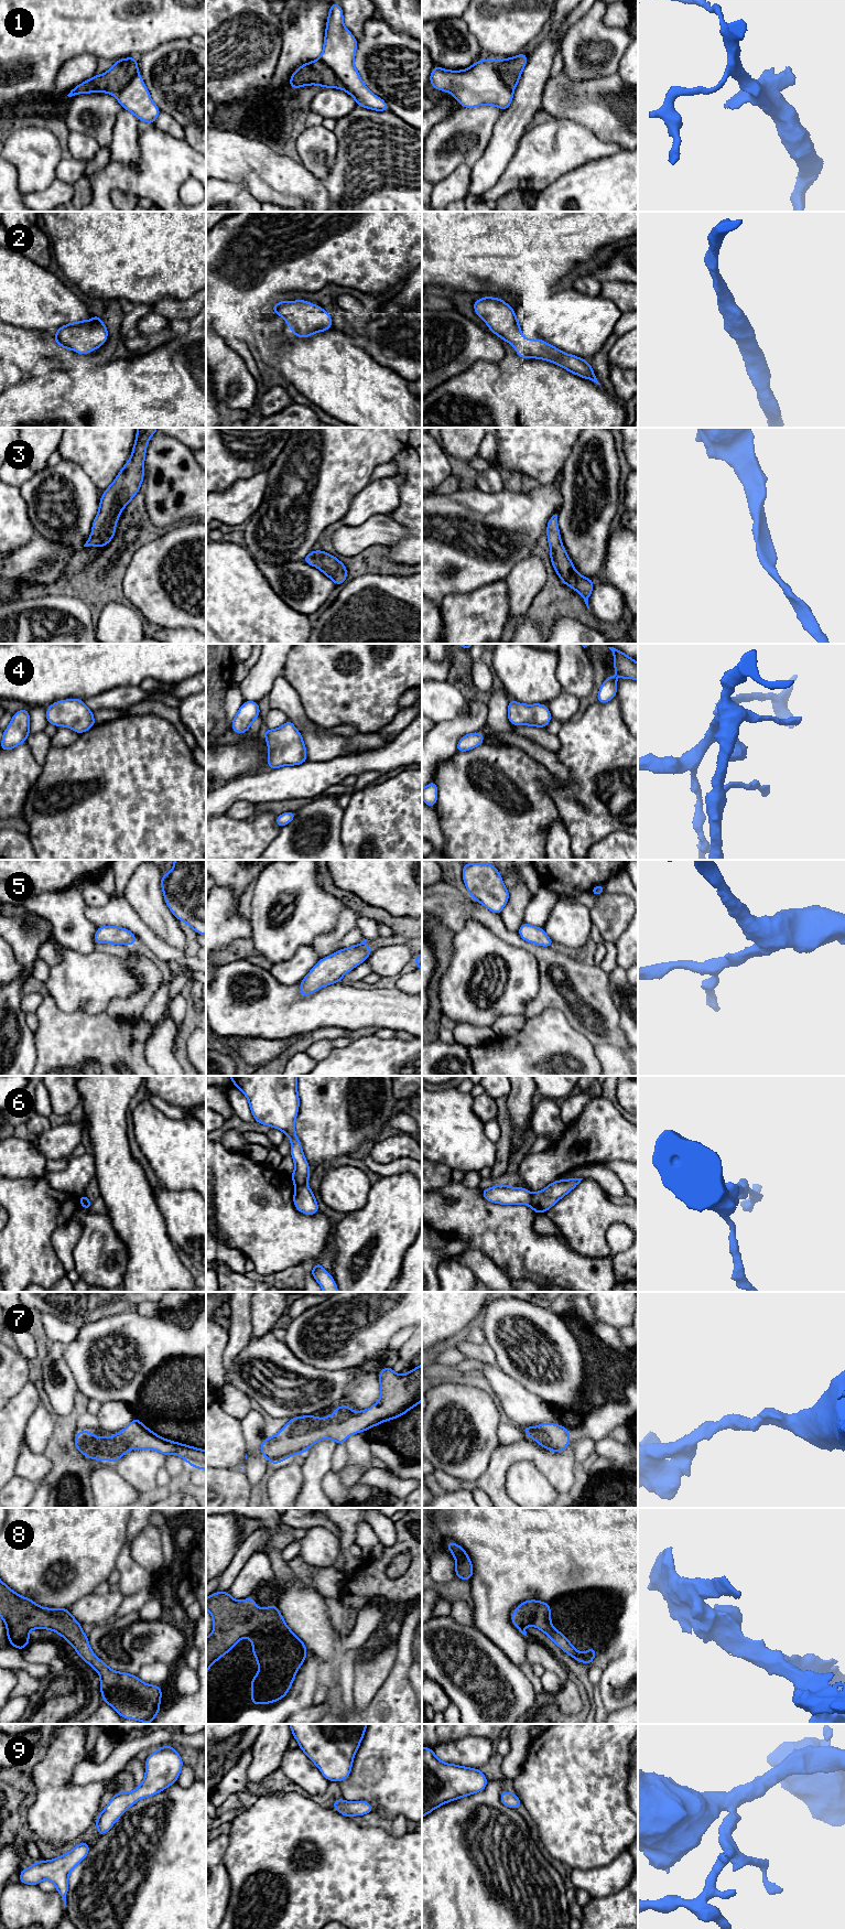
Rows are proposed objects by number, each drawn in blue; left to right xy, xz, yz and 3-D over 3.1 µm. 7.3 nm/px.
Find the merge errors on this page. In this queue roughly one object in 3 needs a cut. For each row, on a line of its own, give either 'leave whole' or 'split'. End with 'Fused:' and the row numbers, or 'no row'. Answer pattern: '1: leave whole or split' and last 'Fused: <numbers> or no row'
1: split
2: leave whole
3: leave whole
4: leave whole
5: leave whole
6: split
7: leave whole
8: leave whole
9: leave whole
Fused: 1, 6

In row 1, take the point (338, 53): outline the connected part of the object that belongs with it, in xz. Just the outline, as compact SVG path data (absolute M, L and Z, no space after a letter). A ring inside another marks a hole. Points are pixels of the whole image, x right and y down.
M333 2L319 60L334 72L358 106L388 111L387 103L367 88L354 65L357 39L344 26L343 17L344 13L338 2Z

